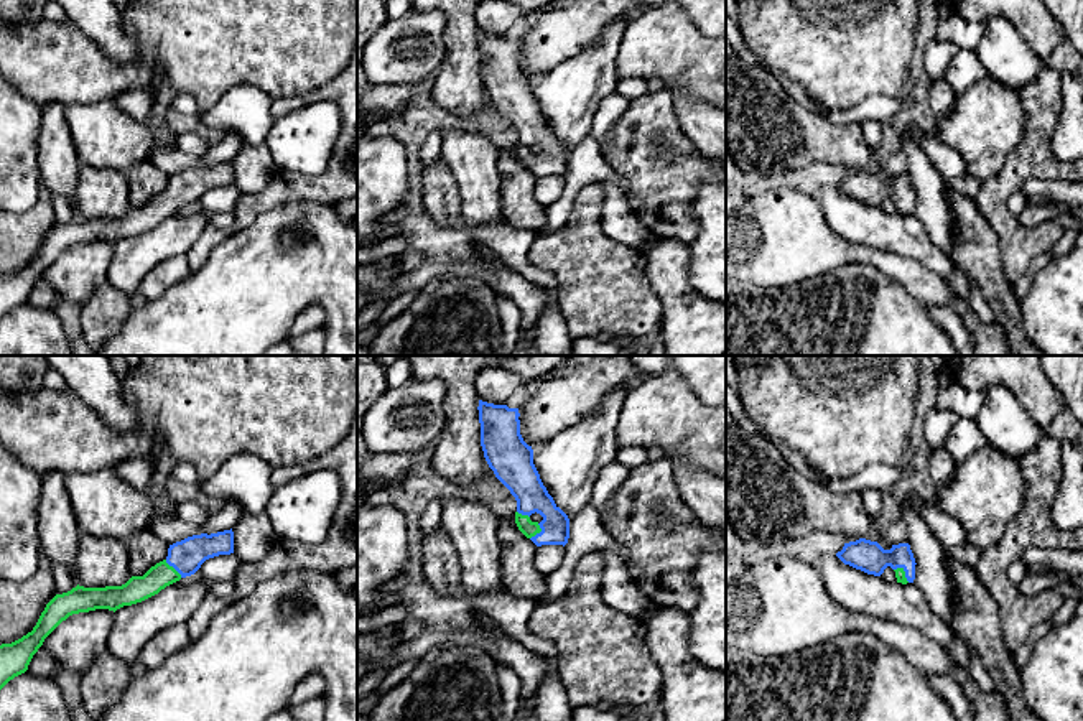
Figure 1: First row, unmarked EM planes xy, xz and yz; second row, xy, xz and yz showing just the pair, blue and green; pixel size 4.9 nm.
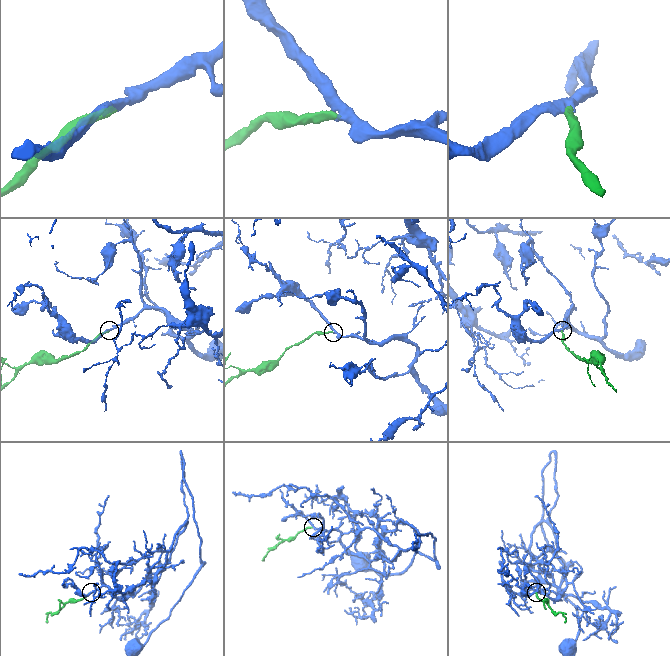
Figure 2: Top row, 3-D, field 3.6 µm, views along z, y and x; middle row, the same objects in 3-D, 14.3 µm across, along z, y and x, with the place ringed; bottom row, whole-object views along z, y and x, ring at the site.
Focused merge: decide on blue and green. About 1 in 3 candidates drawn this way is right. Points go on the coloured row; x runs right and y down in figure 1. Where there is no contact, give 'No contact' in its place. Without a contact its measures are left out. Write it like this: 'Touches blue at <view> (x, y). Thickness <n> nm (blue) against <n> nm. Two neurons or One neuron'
Touches blue at xy (173, 567). Thickness 160 nm (blue) against 130 nm. One neuron

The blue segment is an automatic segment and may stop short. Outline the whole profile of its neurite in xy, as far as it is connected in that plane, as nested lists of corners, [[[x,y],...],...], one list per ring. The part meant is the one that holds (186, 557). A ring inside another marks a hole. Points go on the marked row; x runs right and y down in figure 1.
[[[234,532],[201,533],[170,545],[168,556],[143,576],[132,576],[122,586],[76,586],[56,594],[41,612],[31,632],[12,644],[0,645],[0,690],[25,673],[44,639],[69,616],[95,609],[117,611],[158,594],[181,578],[194,574],[201,565],[219,555],[234,553]]]

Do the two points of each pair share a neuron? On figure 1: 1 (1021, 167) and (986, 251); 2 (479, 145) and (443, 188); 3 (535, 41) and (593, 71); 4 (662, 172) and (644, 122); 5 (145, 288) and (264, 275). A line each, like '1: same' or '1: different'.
1: different
2: different
3: different
4: same
5: different

